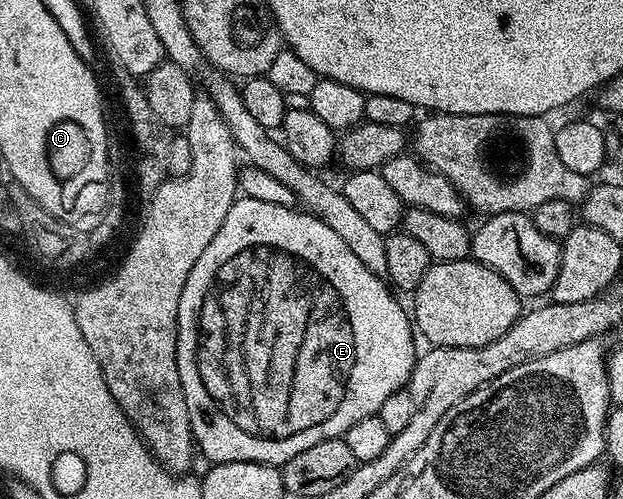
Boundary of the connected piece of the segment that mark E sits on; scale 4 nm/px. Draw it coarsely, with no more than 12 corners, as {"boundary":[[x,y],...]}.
{"boundary":[[235,200],[184,282],[207,461],[284,465],[409,385],[320,217]]}

